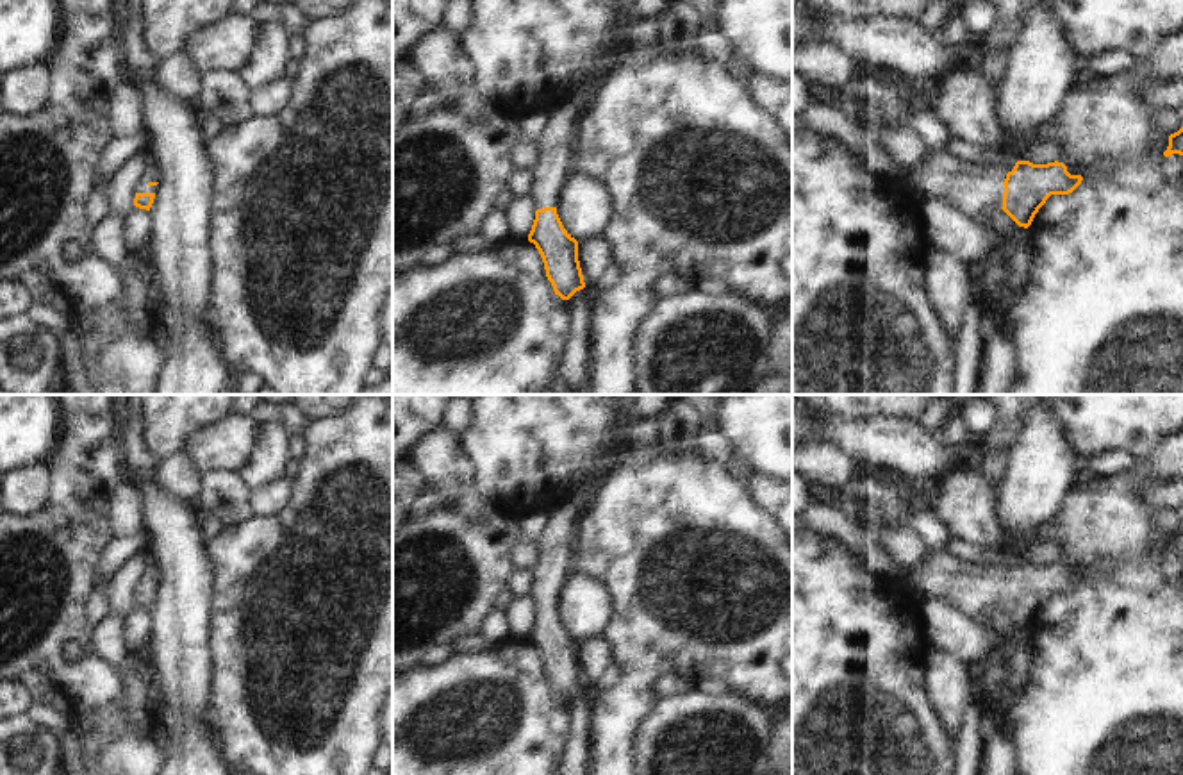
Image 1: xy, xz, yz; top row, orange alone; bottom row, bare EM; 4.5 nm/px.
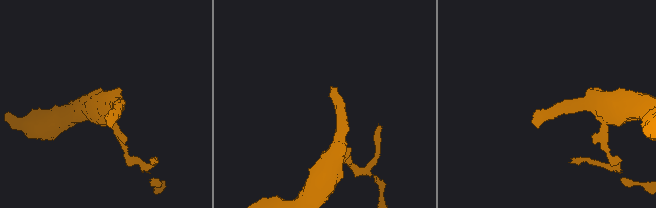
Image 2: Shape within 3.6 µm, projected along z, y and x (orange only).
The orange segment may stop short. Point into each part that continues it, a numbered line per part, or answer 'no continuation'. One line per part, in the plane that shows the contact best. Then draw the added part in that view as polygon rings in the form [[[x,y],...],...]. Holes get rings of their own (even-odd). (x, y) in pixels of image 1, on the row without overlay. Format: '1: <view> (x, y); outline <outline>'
1: yz (973, 588); outline [[[930,550],[926,559],[912,568],[899,564],[894,580],[919,589],[921,598],[947,602],[967,618],[978,620],[981,612],[1003,607],[1003,582],[1013,566],[967,562],[946,550]]]

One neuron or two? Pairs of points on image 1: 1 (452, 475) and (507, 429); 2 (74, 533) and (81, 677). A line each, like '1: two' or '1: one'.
1: two
2: one

